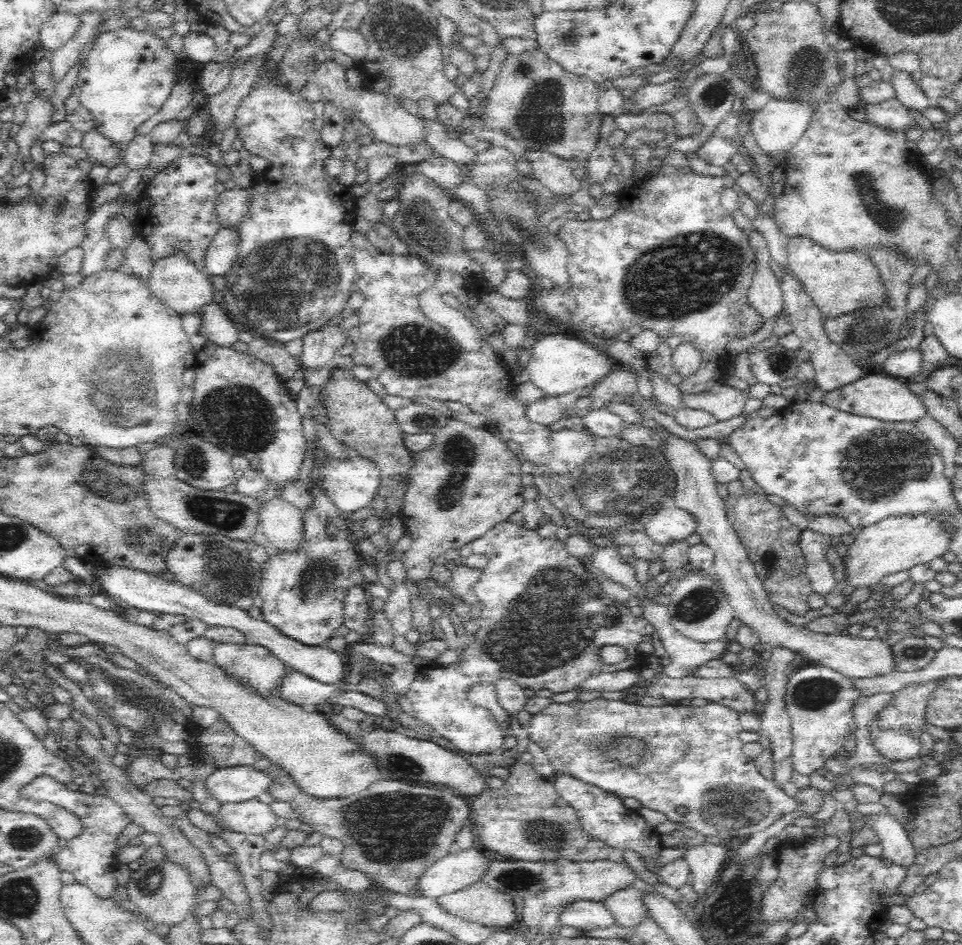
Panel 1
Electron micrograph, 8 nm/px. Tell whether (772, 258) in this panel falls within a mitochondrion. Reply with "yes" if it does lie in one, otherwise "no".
no

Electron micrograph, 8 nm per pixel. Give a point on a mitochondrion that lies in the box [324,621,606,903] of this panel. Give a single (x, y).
(403, 824)

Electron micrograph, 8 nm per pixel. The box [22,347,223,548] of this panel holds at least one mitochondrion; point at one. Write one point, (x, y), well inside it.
(122, 491)

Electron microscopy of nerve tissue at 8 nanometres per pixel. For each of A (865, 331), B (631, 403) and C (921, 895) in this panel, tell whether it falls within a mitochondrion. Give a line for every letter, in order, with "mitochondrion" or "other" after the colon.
A: mitochondrion
B: other
C: other

